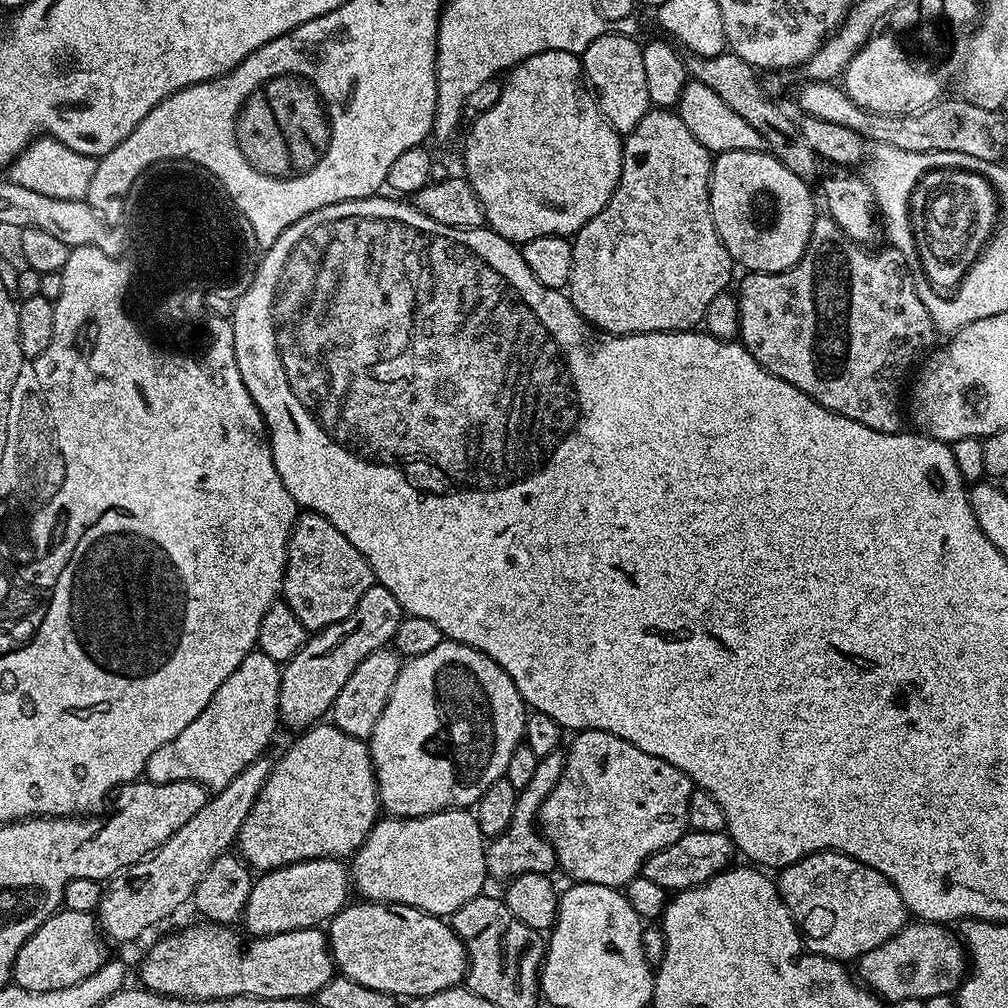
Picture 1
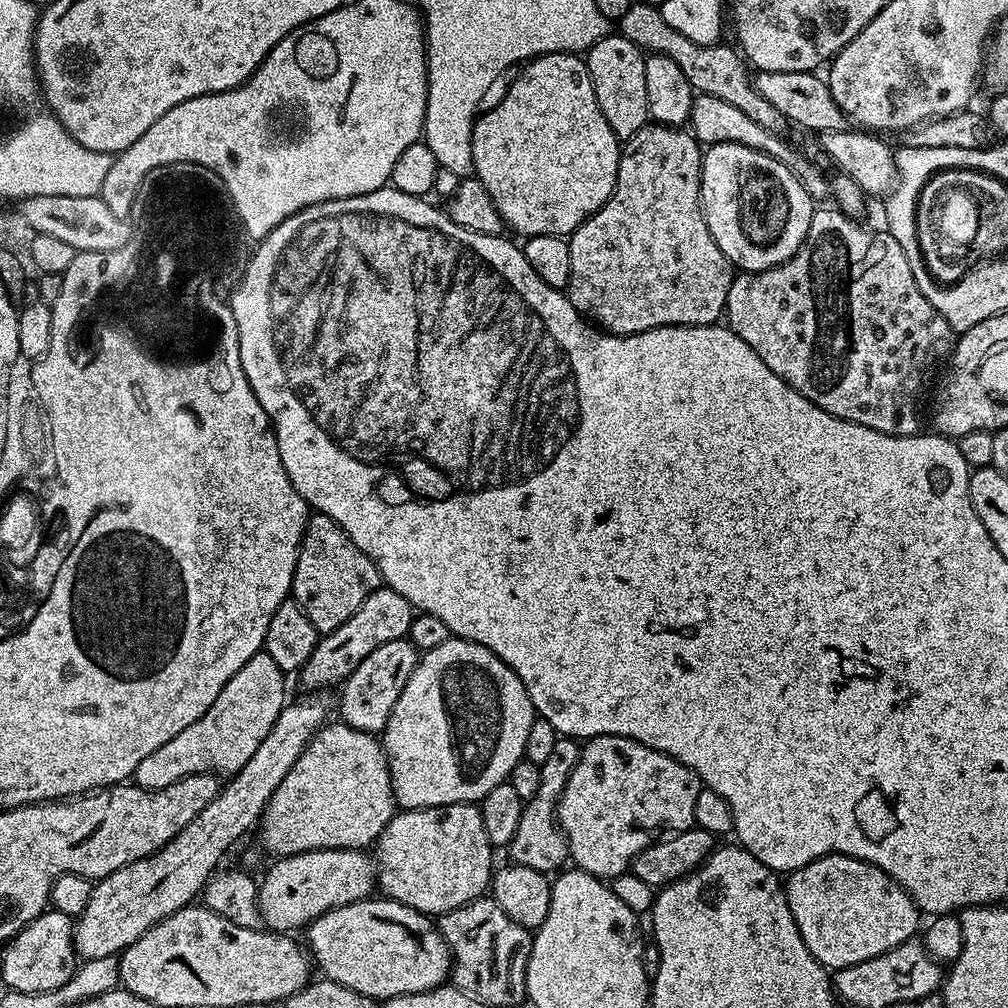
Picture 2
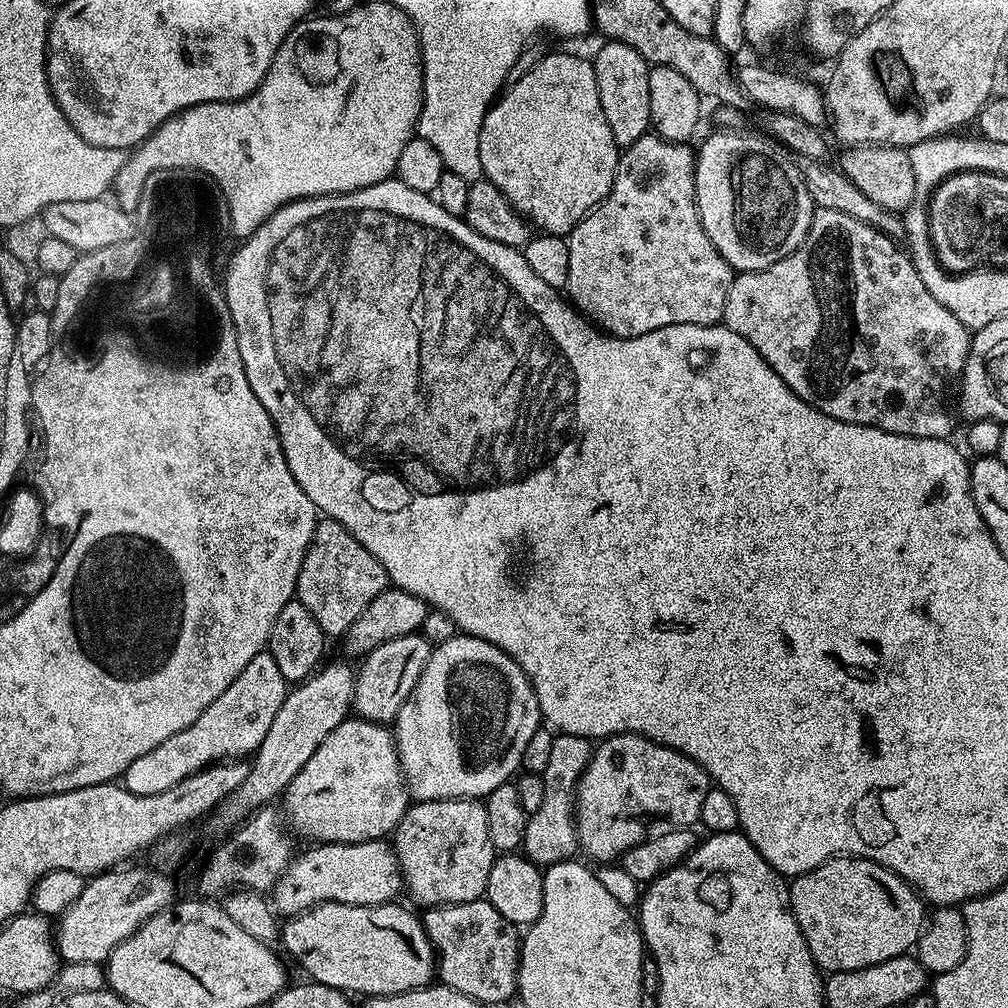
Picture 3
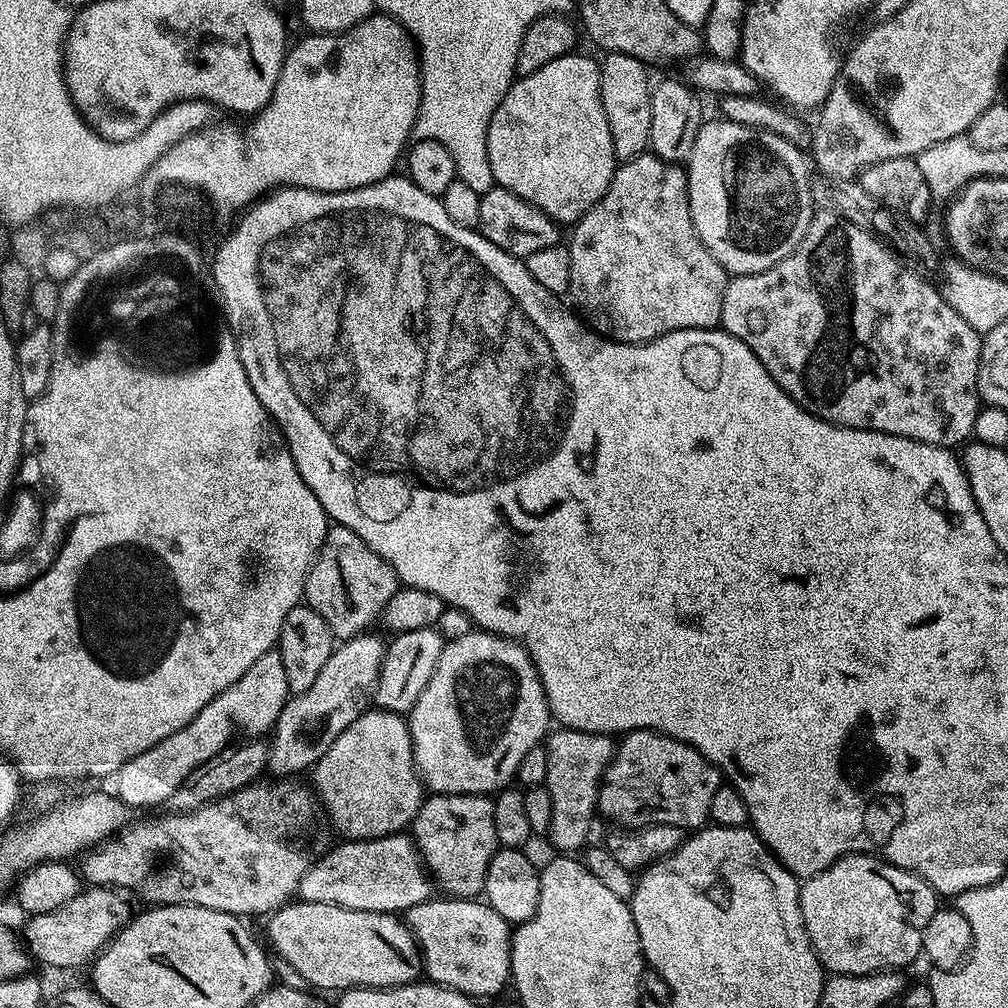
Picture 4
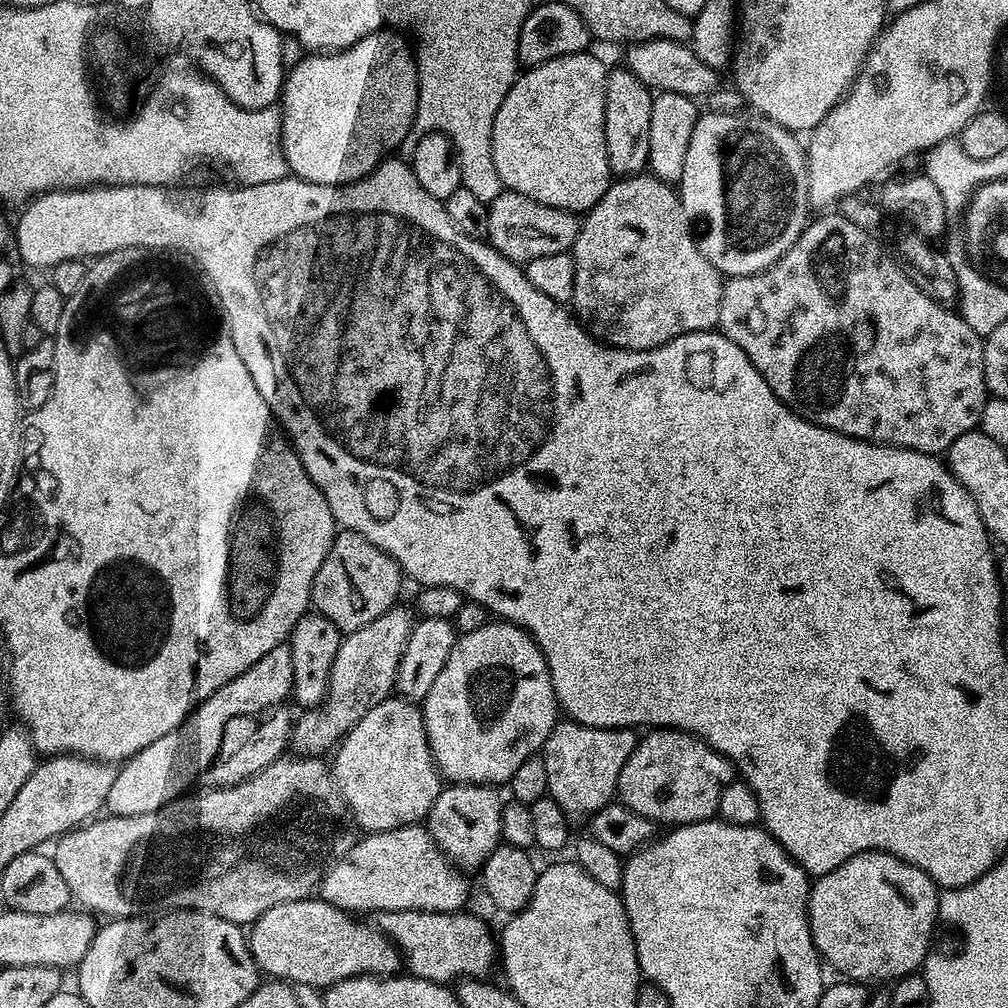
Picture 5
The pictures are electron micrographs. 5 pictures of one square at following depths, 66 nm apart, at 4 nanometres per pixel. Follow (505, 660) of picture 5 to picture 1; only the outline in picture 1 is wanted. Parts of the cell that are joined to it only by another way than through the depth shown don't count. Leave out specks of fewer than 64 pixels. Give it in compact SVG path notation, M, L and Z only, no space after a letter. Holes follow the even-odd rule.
M445 638L434 650L429 650L427 654L405 659L400 666L400 673L394 682L394 690L390 690L390 698L382 710L382 718L374 722L372 735L368 737L368 753L372 755L372 765L376 771L376 789L380 799L381 809L386 810L389 817L405 816L406 818L418 818L426 814L441 812L447 808L467 808L471 809L482 798L484 793L495 780L504 779L506 766L510 766L510 754L524 739L524 717L526 715L526 705L522 694L518 694L518 686L514 686L510 674L502 670L502 666L494 664L486 654L474 650L465 644L459 644L453 640Z

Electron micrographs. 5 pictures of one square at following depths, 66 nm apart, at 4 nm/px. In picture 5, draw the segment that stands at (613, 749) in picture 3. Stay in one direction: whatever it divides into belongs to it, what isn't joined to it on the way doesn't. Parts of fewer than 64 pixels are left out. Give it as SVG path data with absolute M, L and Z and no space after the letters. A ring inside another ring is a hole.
M662 728L659 730L645 731L645 736L641 735L636 742L636 749L630 754L630 758L626 758L626 766L622 766L620 771L620 782L618 785L618 796L626 807L639 814L645 816L649 822L661 820L662 823L668 824L664 826L679 826L682 824L693 824L694 822L702 822L703 820L713 819L718 813L718 798L722 798L722 790L726 790L728 783L734 779L734 769L732 763L729 762L721 752L716 752L704 740L699 740L697 736L691 736L688 732L681 732L679 728Z

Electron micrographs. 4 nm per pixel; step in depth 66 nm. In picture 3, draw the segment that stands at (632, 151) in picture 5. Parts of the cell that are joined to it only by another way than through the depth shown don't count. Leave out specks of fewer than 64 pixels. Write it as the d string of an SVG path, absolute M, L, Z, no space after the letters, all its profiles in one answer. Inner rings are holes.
M610 40L601 43L601 48L597 50L596 56L591 57L594 78L598 82L598 104L602 106L602 114L606 114L606 122L610 122L610 134L614 134L614 142L617 149L629 148L638 138L649 135L652 128L650 118L650 65L644 61L642 54L634 50L634 46L626 46L617 40Z

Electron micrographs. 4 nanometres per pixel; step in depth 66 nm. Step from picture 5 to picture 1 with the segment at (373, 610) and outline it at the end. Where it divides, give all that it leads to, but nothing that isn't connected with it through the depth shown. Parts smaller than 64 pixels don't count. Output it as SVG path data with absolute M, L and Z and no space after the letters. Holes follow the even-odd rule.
M305 511L297 515L288 539L288 557L284 567L282 600L294 610L298 622L309 633L342 622L358 606L362 594L370 590L374 577L366 558L324 516Z

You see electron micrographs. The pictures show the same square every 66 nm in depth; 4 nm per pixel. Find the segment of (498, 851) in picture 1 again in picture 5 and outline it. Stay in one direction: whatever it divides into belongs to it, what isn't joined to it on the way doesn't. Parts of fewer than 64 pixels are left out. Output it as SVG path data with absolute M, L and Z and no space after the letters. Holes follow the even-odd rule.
M567 718L561 719L552 727L552 733L546 738L542 749L548 779L548 795L554 798L554 802L558 802L558 806L562 806L569 821L587 821L613 803L618 792L620 771L622 766L626 766L626 758L630 758L630 754L636 749L637 739L637 733L631 728L591 728Z

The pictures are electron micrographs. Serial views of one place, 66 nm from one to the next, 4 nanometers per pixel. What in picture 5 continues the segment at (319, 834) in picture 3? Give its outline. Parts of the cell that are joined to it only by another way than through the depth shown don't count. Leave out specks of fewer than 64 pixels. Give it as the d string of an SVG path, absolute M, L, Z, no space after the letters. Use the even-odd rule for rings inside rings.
M389 698L378 702L378 706L370 710L370 714L362 717L344 735L332 758L333 760L330 760L332 776L340 787L347 815L351 819L353 816L357 826L365 828L363 830L365 833L385 832L407 824L427 821L428 811L434 806L440 793L442 777L428 745L428 735L424 729L424 713L413 701Z

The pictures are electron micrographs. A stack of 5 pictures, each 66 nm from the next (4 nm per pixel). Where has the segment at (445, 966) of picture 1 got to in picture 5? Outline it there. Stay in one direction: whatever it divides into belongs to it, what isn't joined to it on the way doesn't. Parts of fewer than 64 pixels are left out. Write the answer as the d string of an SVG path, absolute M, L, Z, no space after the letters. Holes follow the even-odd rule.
M319 898L282 902L266 914L257 918L247 933L248 945L252 957L256 959L261 973L270 975L280 982L291 981L292 984L305 984L321 990L327 990L333 984L355 976L394 976L401 971L402 953L379 928L371 923L359 924L355 915L342 908L327 904Z

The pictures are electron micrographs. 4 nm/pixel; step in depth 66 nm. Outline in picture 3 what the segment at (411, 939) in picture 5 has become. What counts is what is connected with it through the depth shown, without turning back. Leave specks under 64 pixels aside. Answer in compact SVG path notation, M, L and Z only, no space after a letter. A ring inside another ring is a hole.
M488 899L434 904L423 909L422 919L426 934L436 949L438 980L443 987L458 990L484 1006L500 1004L517 995L522 936L517 925L502 918Z

